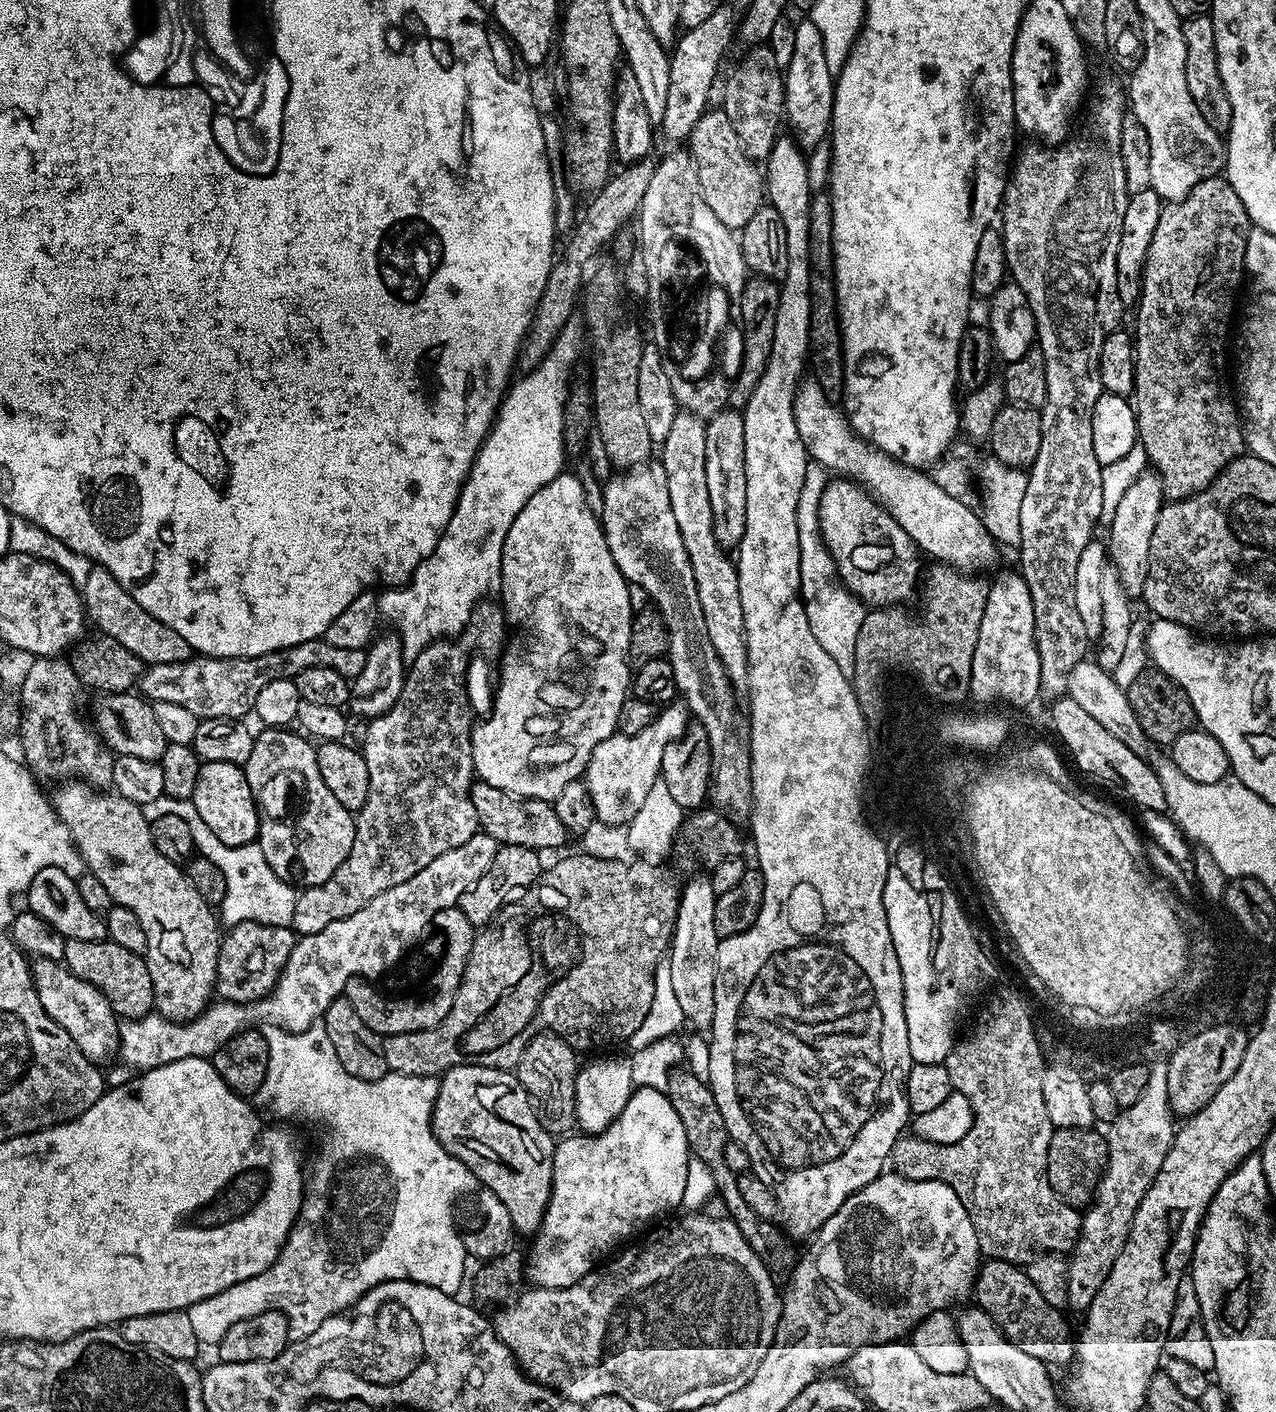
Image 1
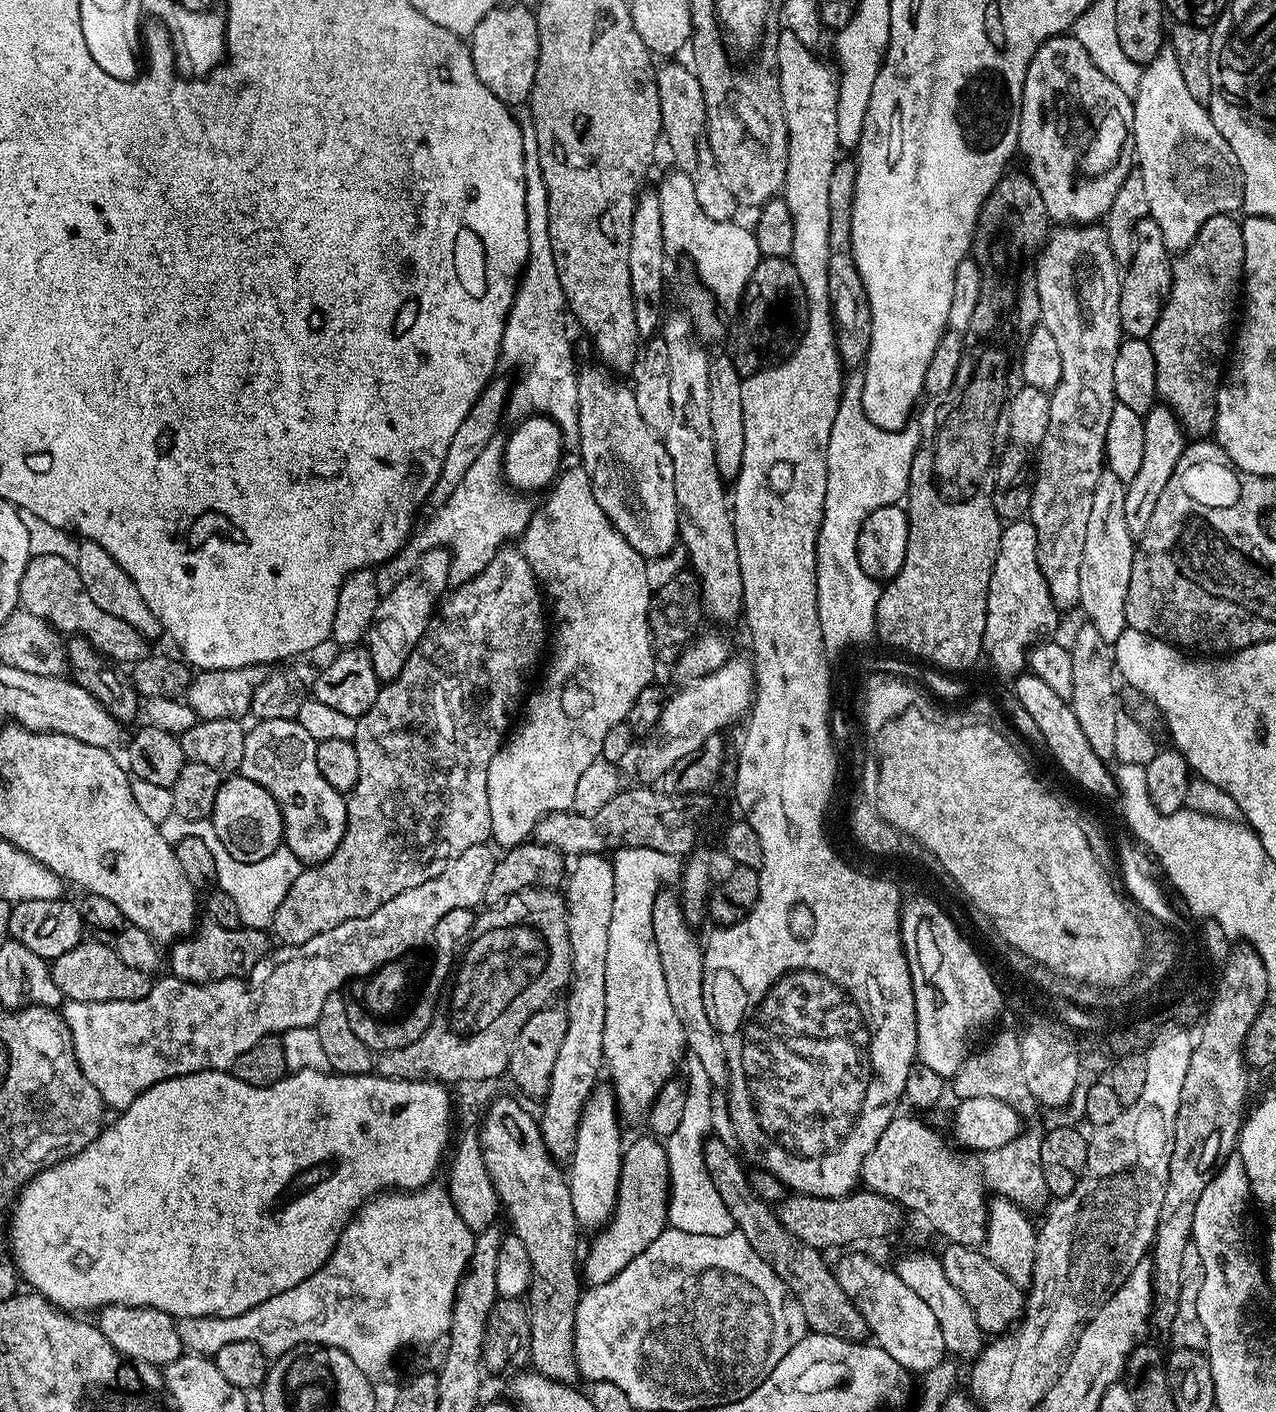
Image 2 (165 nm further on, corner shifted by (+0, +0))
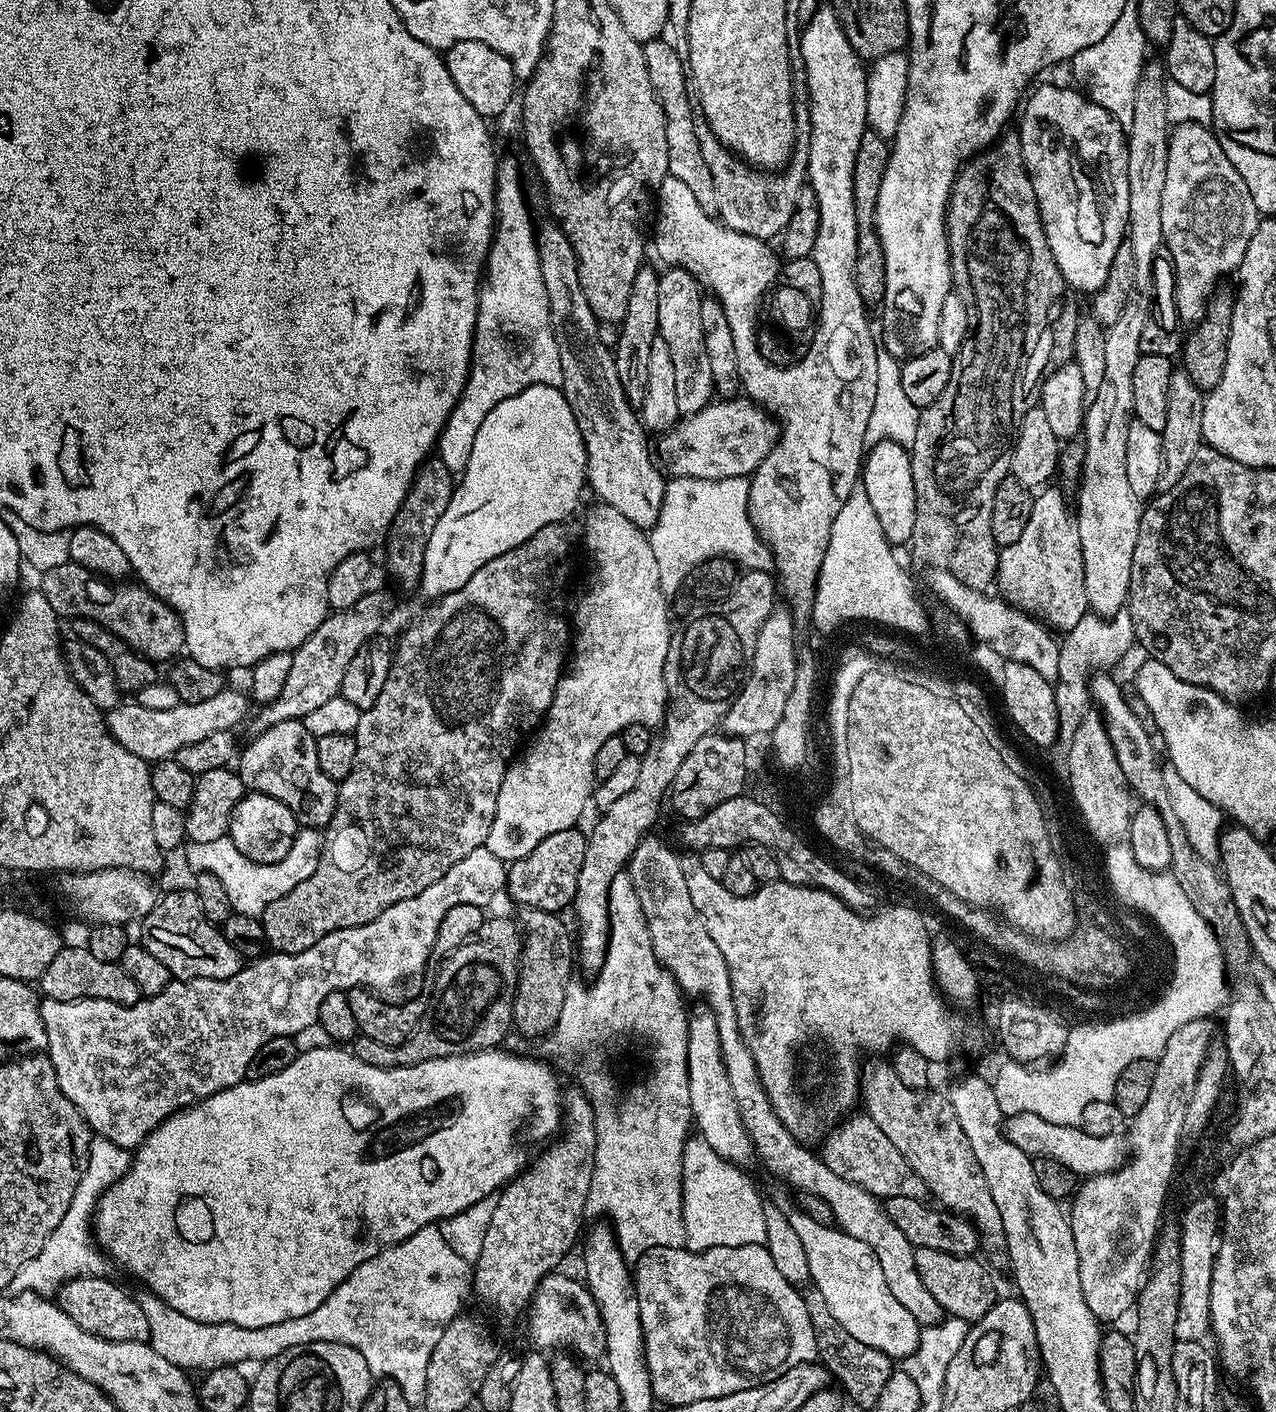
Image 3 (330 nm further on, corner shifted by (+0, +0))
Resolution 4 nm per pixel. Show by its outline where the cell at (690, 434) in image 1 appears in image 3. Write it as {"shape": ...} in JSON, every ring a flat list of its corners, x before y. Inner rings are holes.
{"shape":[[669,267,661,271,659,278,659,339,670,346,670,359,674,362,678,410,682,414,689,414,702,410,714,400,710,358,706,358,706,342,702,334,702,306,700,305,702,287,695,277,680,267]]}

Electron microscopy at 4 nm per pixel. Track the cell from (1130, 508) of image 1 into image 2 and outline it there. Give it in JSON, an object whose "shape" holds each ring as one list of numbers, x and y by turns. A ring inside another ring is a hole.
{"shape":[[1153,406,1144,417,1144,441,1142,445,1142,466,1138,474,1126,486,1126,526,1133,538,1138,538,1150,526,1150,517,1154,515,1154,502,1162,494,1178,458,1182,458,1186,447,1186,433,1180,427,1180,420,1167,406]]}

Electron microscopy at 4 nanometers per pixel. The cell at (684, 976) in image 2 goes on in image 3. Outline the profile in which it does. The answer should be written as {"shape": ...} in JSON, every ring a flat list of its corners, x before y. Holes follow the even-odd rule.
{"shape":[[652,834,641,840,640,845,628,860,626,871,630,882,634,884,634,890,638,892,638,898,642,902,642,914,646,918,646,926,650,930,652,949,660,959,661,966,676,979,676,985,685,997,708,996,708,1008,716,1015,717,1042,715,1041,715,1043,718,1045,720,1061,724,1064,724,1073,730,1082,730,1094,738,1106,742,1126,746,1126,746,1134,752,1139,753,1153,758,1157,758,1160,760,1156,761,1162,774,1175,782,1180,789,1180,796,1187,796,1190,816,1194,825,1199,830,1204,836,1220,835,1223,840,1231,850,1234,850,1238,858,1238,858,1242,866,1242,866,1246,870,1246,870,1250,874,1250,874,1258,878,1258,878,1266,882,1266,882,1274,886,1278,886,1286,890,1286,890,1294,894,1294,894,1298,898,1298,898,1302,902,1302,902,1306,906,1306,906,1310,910,1310,910,1314,914,1314,914,1318,921,1326,939,1324,946,1316,944,1308,934,1299,934,1294,930,1294,930,1290,926,1290,926,1282,922,1282,922,1278,918,1278,918,1270,914,1266,916,1249,908,1241,906,1234,902,1234,902,1230,898,1230,898,1226,894,1226,894,1222,890,1222,890,1214,886,1214,881,1197,870,1194,860,1184,846,1182,846,1178,838,1178,838,1174,834,1174,834,1170,830,1170,830,1166,826,1166,826,1162,817,1153,815,1156,807,1149,808,1146,805,1143,790,1134,790,1130,786,1130,784,1123,774,1114,772,1103,757,1077,754,1058,736,1026,730,976,726,970,726,962,722,958,722,950,718,950,718,946,714,946,714,938,710,938,710,930,706,930,700,917,701,909,694,902,690,902,690,890,686,890,686,882,689,877,684,873,679,858,656,837,656,834]]}

